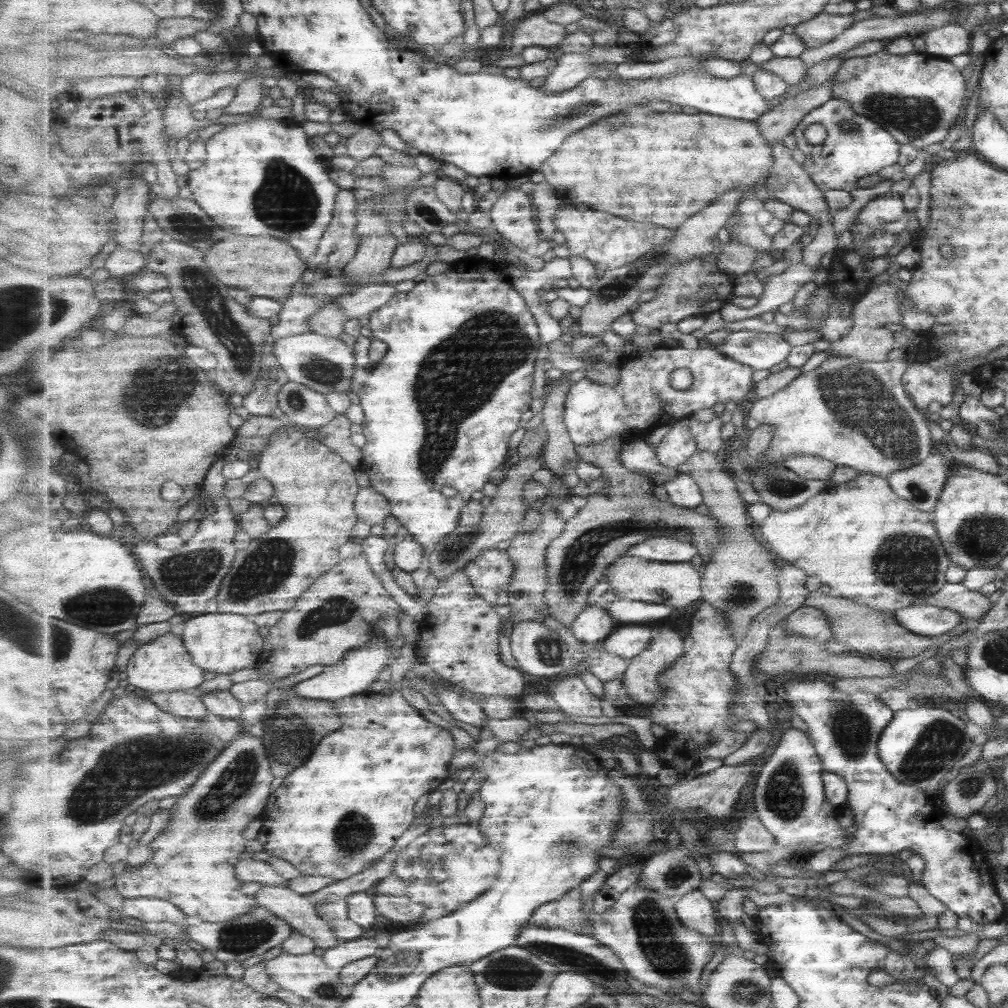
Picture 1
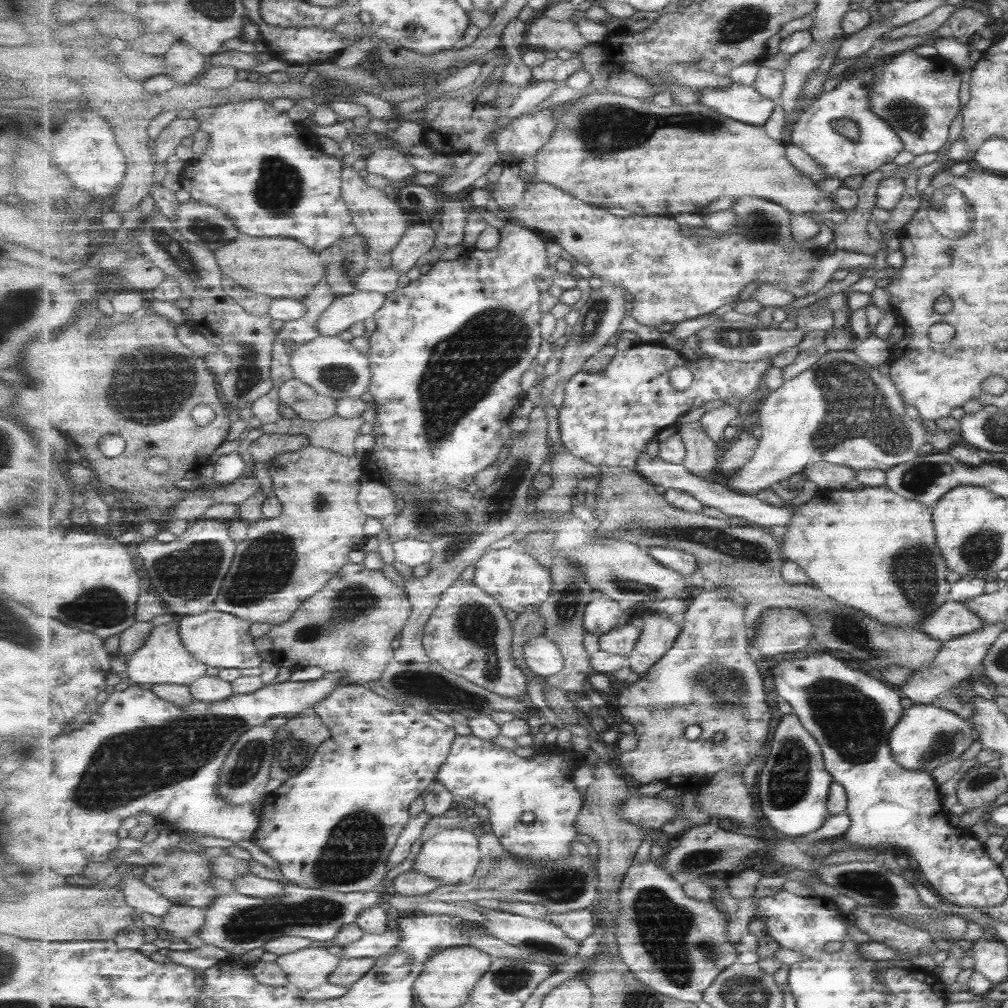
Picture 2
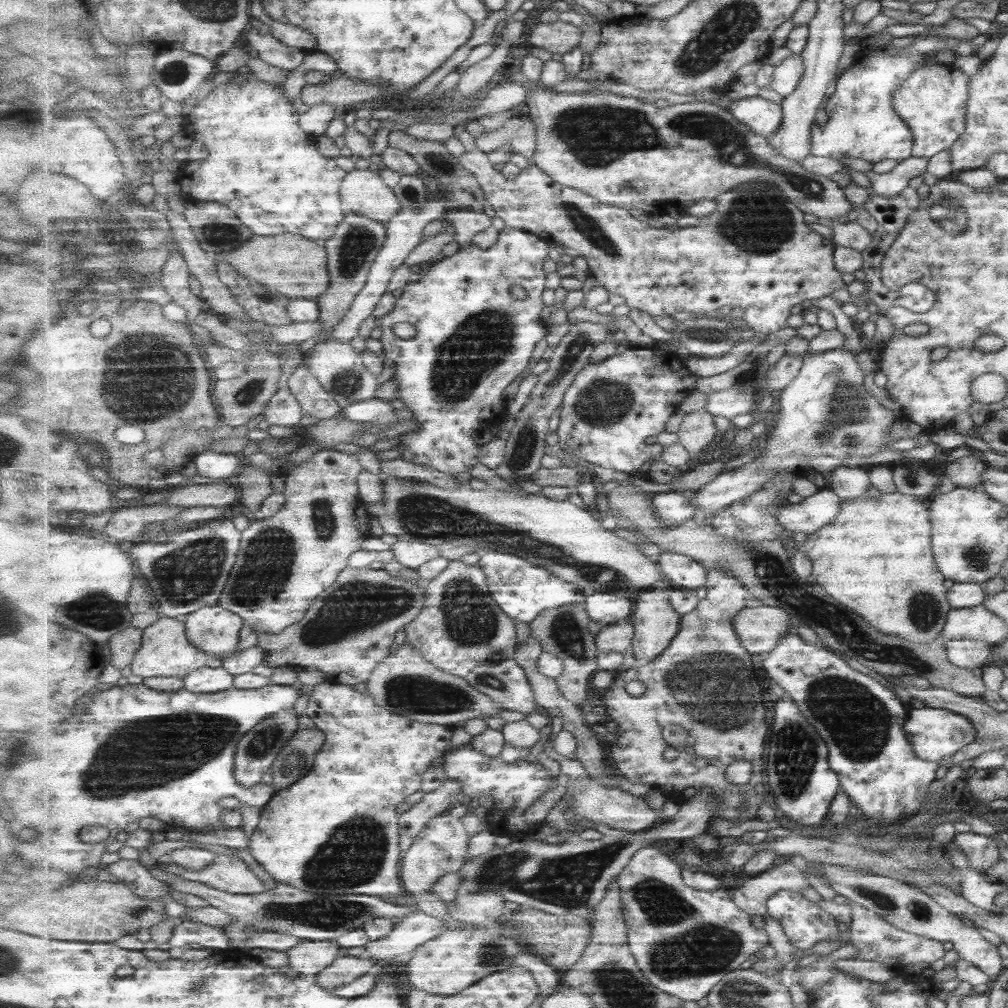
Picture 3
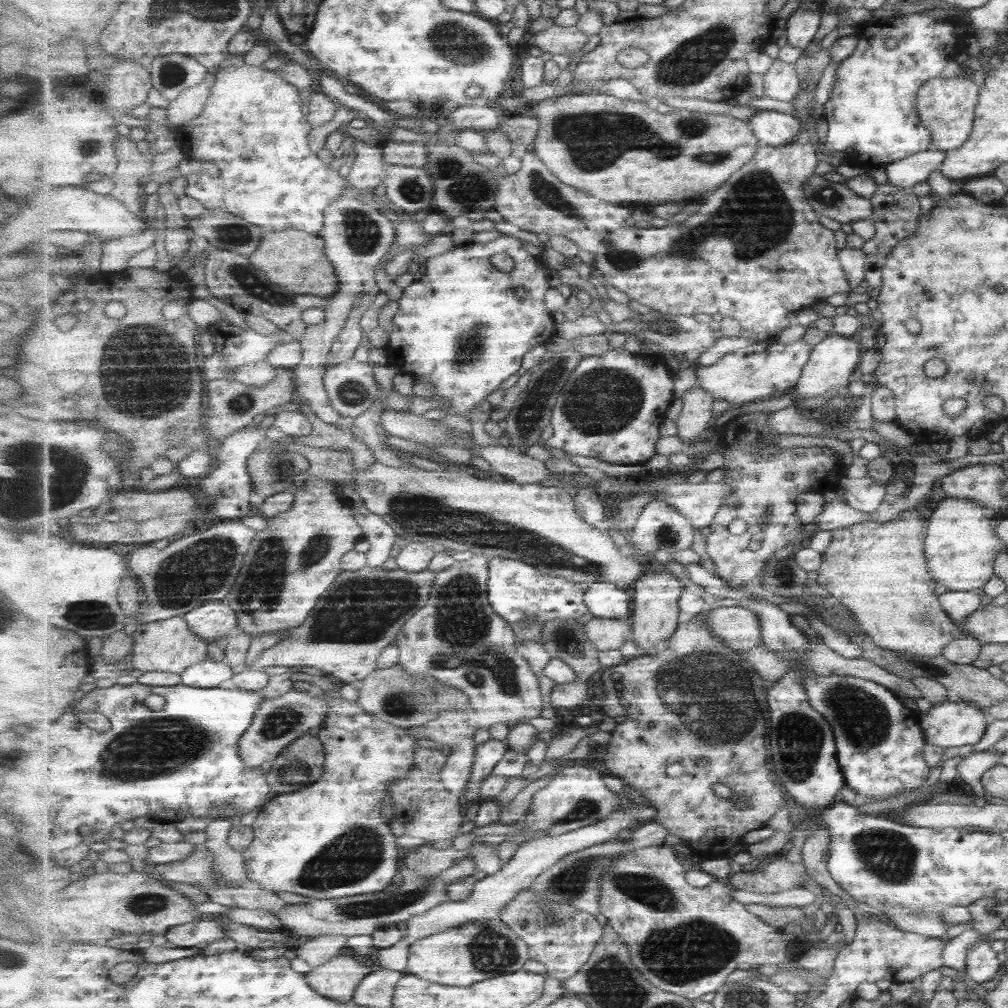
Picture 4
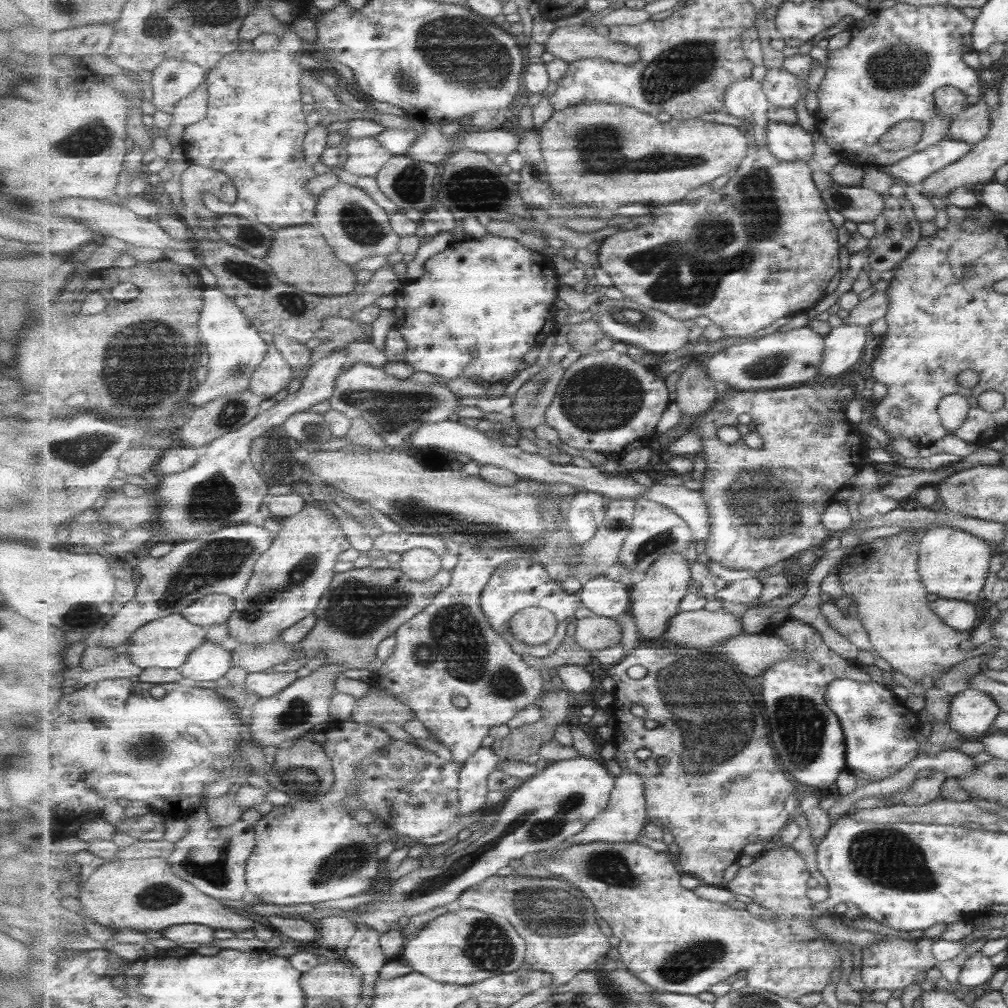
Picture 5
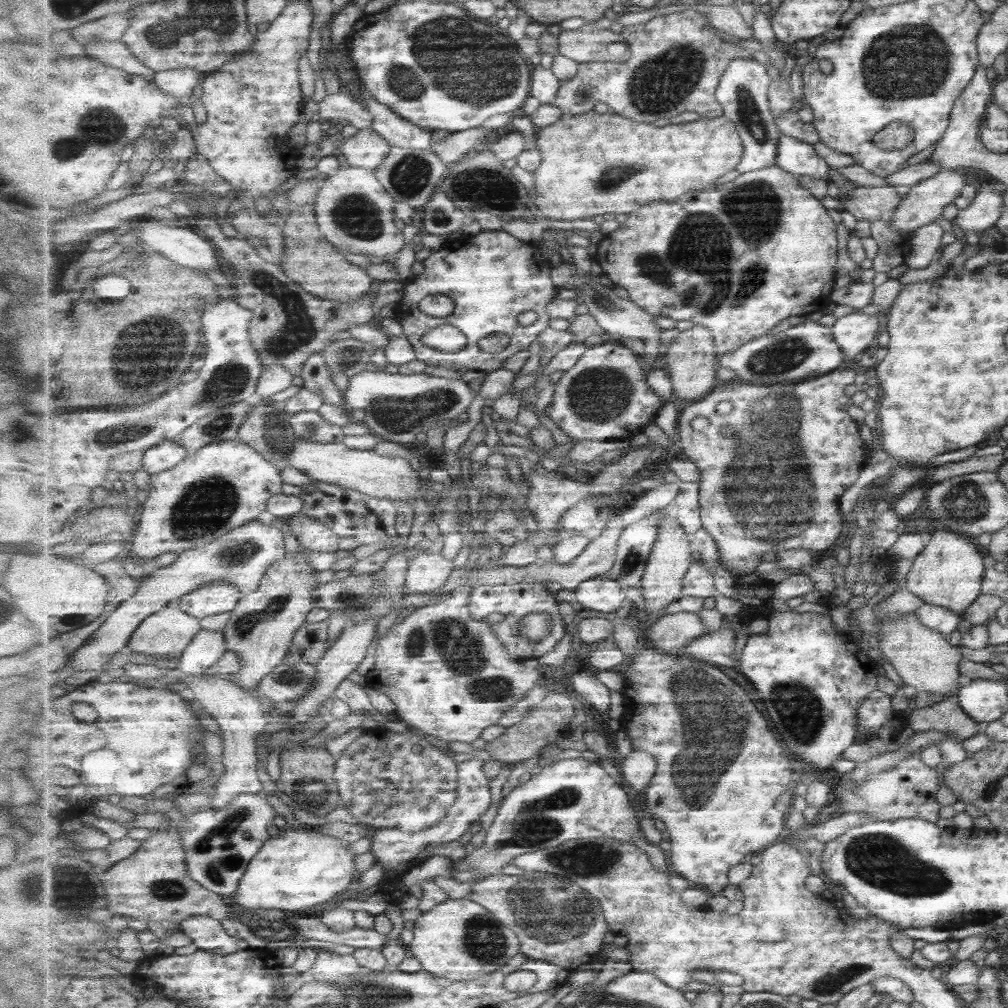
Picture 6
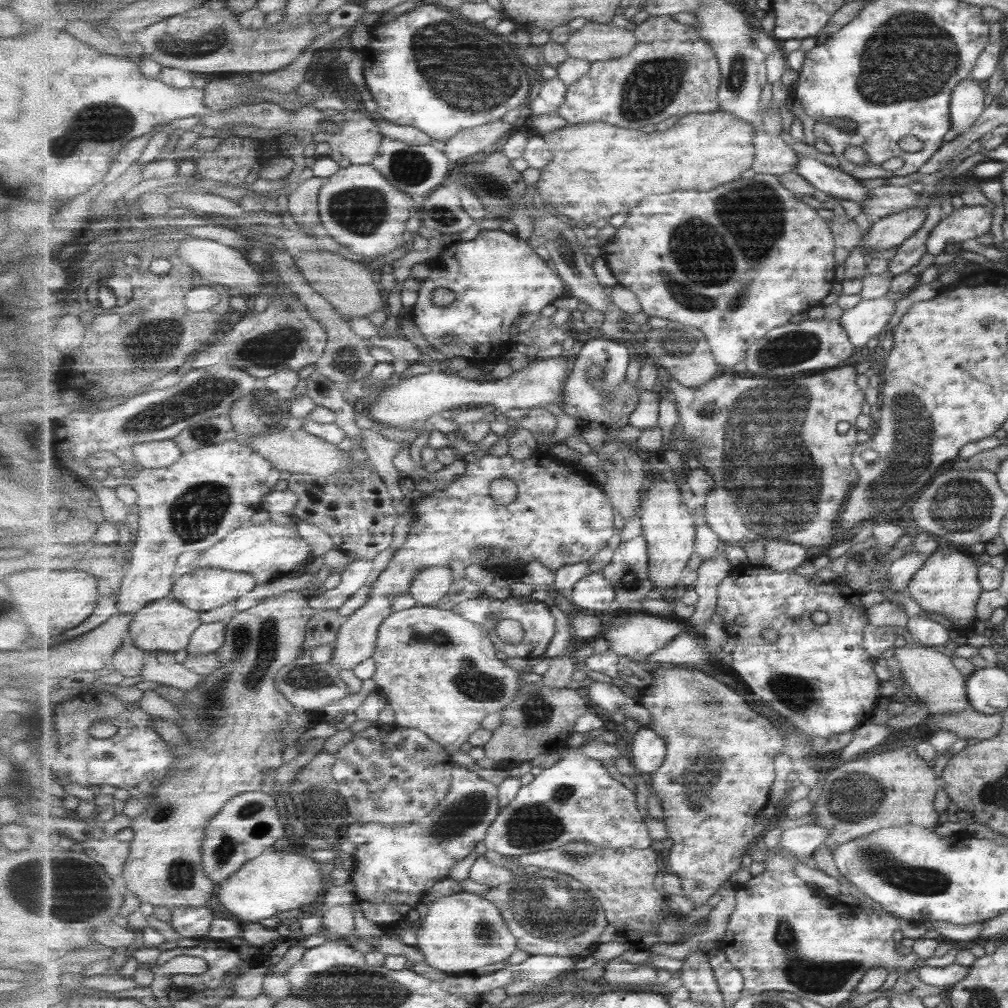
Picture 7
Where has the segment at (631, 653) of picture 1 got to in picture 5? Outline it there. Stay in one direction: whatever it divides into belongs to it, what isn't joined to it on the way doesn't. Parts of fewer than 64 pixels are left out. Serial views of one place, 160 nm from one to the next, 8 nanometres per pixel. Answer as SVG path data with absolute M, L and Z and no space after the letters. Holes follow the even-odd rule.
M591 614L577 620L573 636L581 648L591 652L614 647L622 642L622 624L618 619Z

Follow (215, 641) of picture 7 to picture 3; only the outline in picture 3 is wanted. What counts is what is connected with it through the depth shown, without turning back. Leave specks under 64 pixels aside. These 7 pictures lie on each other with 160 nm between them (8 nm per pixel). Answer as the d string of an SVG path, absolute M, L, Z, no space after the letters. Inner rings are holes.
M224 666L198 668L184 678L184 688L196 693L214 693L233 688L236 676L225 670Z

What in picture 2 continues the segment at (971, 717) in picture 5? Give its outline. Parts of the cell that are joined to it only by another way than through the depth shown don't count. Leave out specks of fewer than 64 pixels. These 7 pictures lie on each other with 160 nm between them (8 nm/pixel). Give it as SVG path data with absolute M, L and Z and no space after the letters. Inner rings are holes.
M913 704L904 710L903 718L893 729L890 747L895 760L912 771L933 772L937 766L956 759L973 742L978 739L969 721L963 720L956 713L941 707L927 704Z

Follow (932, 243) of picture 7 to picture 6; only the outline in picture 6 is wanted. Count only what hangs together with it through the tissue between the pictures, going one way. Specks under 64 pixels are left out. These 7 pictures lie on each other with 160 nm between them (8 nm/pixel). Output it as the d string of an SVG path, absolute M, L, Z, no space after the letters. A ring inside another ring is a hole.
M983 185L976 189L971 204L957 212L951 220L959 230L978 230L994 226L1001 212L1002 196L992 185Z

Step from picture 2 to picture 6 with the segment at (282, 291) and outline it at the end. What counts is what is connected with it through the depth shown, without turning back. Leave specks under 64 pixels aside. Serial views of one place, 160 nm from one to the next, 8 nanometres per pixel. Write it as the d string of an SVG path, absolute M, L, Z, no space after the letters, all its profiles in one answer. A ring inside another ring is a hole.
M314 204L295 207L287 216L285 226L281 229L287 240L283 270L291 280L301 288L323 300L349 304L361 300L371 290L373 278L367 274L364 266L351 264L340 250L327 242L318 225Z

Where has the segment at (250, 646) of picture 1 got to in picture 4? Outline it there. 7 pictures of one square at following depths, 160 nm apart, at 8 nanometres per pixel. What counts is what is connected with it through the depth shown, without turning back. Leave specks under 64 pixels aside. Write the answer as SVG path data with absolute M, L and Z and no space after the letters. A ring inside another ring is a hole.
M222 599L211 600L183 617L190 625L191 632L197 636L203 637L209 643L224 643L225 638L238 626L239 614Z

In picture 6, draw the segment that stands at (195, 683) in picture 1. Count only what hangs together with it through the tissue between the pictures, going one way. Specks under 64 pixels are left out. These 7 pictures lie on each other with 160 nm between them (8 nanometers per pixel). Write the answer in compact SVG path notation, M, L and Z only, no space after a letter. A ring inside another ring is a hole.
M165 608L148 616L138 626L128 648L156 659L179 660L200 630L198 618L180 608Z

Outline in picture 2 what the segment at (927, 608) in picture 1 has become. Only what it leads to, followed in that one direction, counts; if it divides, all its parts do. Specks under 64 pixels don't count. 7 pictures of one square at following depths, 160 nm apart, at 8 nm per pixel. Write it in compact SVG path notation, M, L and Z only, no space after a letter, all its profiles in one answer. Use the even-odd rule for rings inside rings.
M949 600L928 616L920 628L934 639L945 642L975 632L983 627L984 623L965 604Z

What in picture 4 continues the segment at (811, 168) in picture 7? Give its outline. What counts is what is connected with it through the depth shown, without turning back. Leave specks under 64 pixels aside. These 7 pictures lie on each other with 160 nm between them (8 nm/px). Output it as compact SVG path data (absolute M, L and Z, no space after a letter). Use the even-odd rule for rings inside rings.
M755 110L748 122L763 147L783 148L802 134L801 122L796 116L781 112Z

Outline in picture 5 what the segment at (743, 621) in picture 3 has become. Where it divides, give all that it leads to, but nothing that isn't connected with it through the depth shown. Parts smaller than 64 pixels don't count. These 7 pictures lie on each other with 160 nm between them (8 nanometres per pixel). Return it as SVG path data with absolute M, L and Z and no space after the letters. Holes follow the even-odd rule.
M722 608L716 611L681 610L671 619L664 638L669 640L671 645L712 650L718 644L729 642L740 632L743 632L740 619L724 612Z

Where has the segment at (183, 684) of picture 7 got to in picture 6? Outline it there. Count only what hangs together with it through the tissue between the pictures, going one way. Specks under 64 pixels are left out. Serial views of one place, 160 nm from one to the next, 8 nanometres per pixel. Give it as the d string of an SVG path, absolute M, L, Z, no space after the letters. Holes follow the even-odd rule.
M178 668L169 670L169 674L187 684L193 691L194 699L210 714L219 725L223 751L221 764L225 774L215 783L216 791L212 796L213 808L223 808L230 805L235 797L245 793L263 791L263 784L259 780L258 769L258 740L270 730L269 717L262 702L257 696L249 694L242 686L235 684L231 679L218 678L213 675L185 674Z

